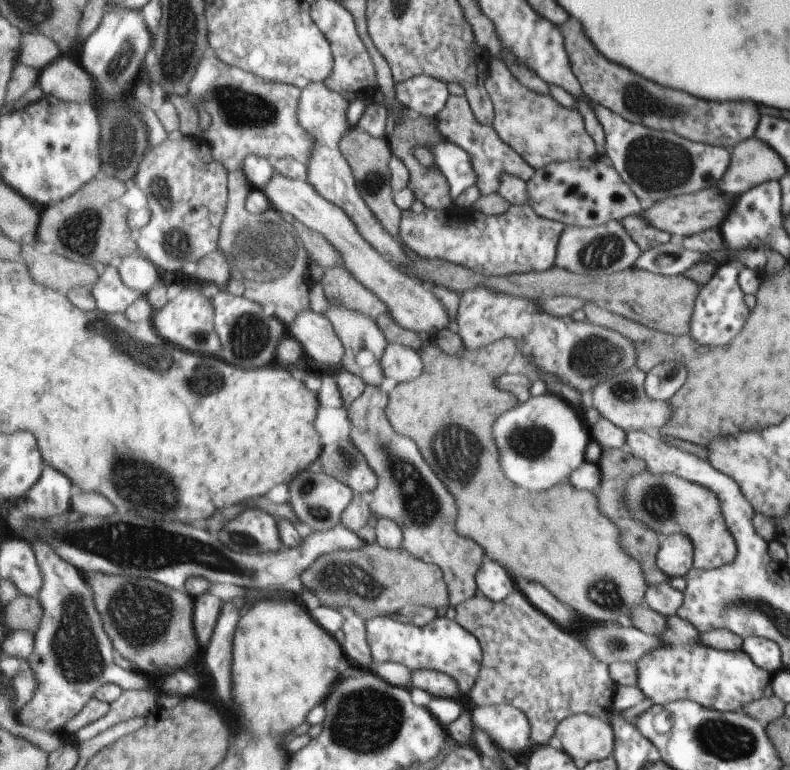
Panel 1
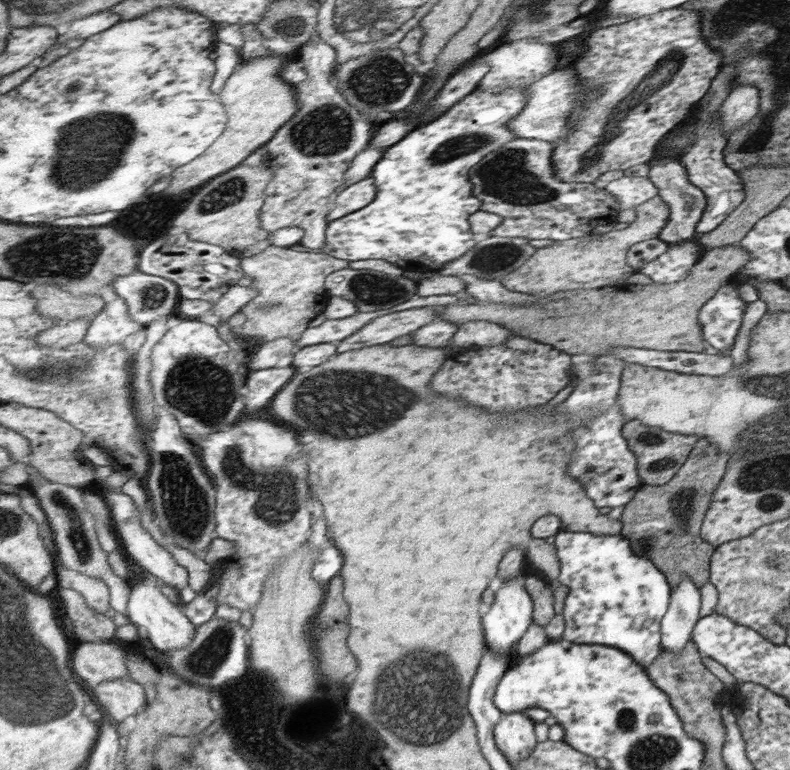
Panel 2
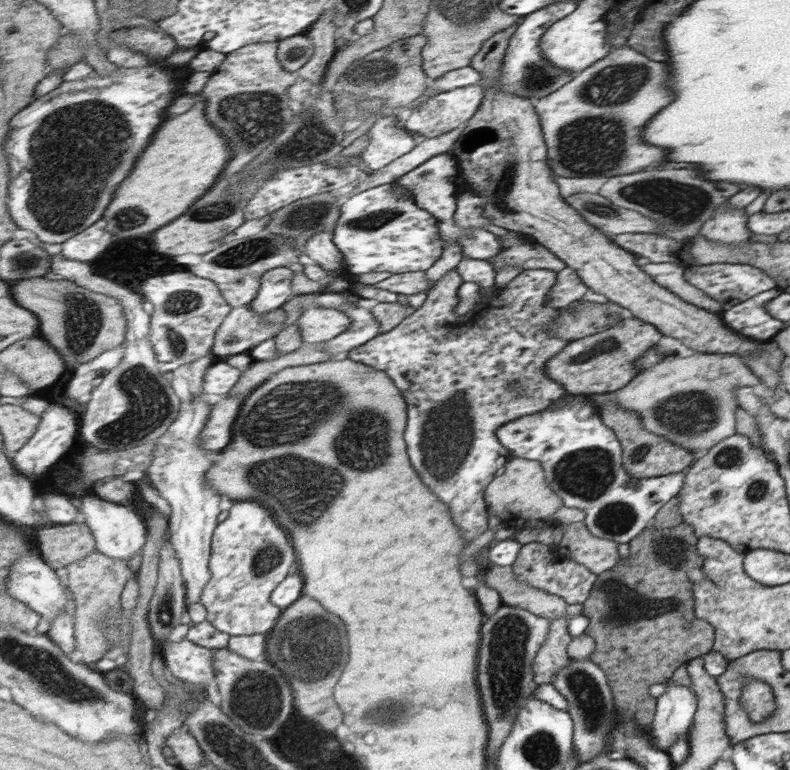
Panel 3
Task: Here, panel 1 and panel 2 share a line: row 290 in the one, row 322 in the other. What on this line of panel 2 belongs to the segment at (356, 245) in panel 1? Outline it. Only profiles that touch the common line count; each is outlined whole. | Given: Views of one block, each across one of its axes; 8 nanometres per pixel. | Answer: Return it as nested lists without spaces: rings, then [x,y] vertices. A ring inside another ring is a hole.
[[[429,307],[411,308],[388,313],[365,323],[353,336],[341,341],[337,354],[374,345],[385,345],[400,336],[411,335],[430,322],[437,320],[438,314]]]

